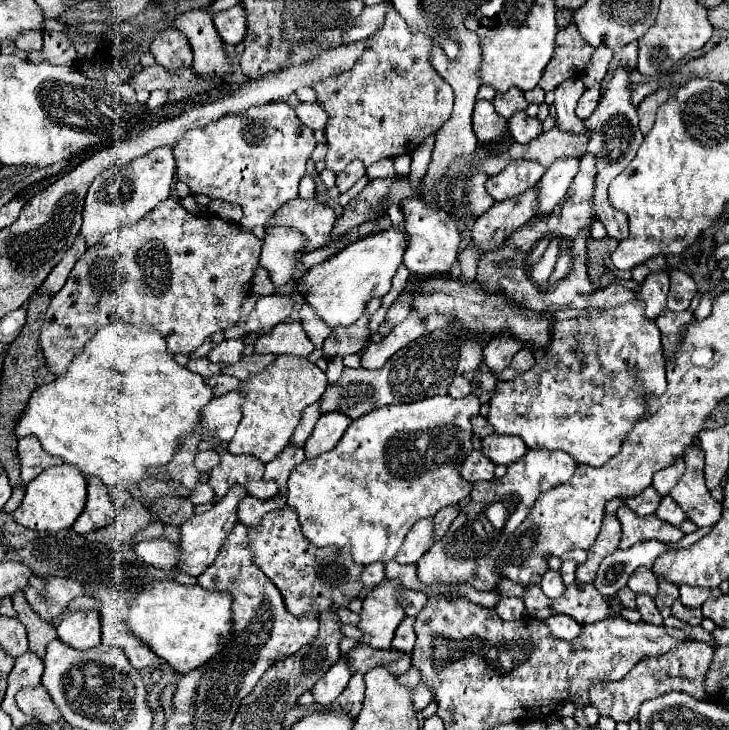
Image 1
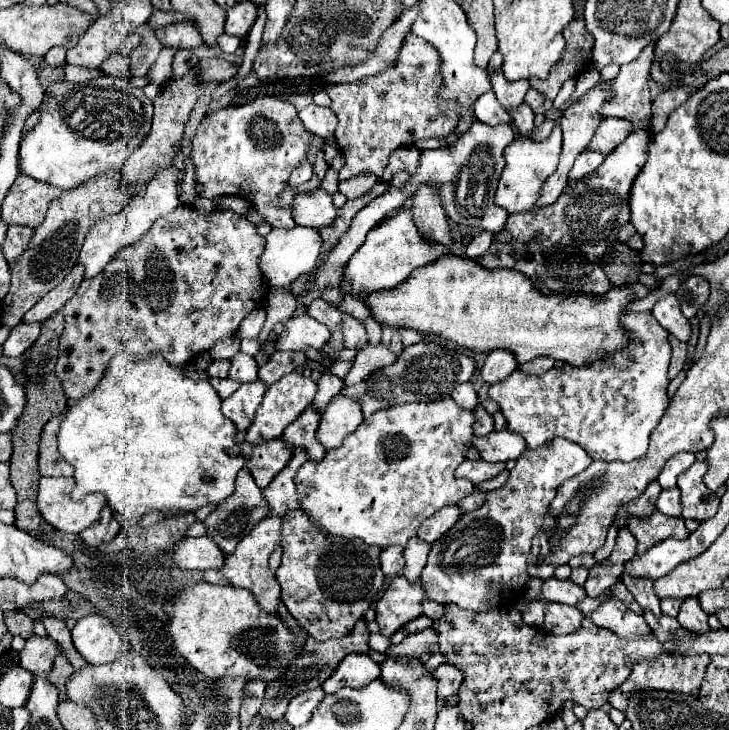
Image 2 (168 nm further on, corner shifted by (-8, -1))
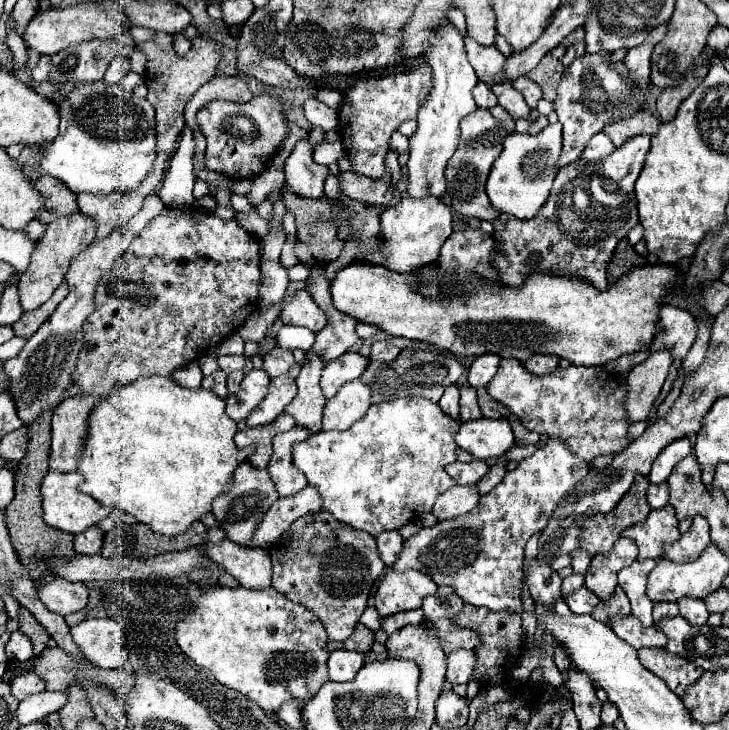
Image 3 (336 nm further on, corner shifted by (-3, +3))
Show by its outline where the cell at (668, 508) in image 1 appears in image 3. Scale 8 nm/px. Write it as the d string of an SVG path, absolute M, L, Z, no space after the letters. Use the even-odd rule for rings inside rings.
M650 484L646 500L650 508L664 508L668 504L668 484Z

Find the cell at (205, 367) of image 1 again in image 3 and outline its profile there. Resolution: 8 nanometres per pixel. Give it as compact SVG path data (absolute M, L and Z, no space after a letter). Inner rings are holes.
M220 356L218 358L218 366L220 370L224 370L226 374L234 372L234 370L242 370L246 364L246 358L244 356Z

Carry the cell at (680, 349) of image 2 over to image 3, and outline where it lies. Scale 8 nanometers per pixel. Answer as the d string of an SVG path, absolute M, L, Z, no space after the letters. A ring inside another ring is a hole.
M660 350L656 354L650 354L644 362L632 368L632 372L626 378L628 424L636 424L640 420L650 418L654 402L662 392L664 380L668 376L670 364L672 364L672 356L668 354L668 350Z

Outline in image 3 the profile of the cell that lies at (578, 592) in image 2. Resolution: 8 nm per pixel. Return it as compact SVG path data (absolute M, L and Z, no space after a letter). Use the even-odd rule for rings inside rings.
M582 586L566 598L566 604L574 614L592 614L592 610L600 604L600 598Z

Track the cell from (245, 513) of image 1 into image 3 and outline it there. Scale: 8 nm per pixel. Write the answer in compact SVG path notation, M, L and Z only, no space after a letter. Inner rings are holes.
M296 426L288 432L274 436L274 454L268 464L268 472L280 496L290 496L294 492L300 492L308 484L306 476L300 474L300 470L292 464L292 444L298 440L306 440L310 436L312 432Z

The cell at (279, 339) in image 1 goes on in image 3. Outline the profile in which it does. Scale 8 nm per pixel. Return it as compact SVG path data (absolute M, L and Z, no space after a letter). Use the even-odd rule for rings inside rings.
M298 290L288 302L282 304L280 320L284 324L304 326L312 332L320 332L326 326L326 314L316 306L306 290Z

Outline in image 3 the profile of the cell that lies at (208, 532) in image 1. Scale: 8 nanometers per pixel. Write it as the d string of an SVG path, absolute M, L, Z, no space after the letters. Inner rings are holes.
M242 462L234 474L234 486L228 494L222 494L216 502L214 502L214 516L220 522L220 528L228 534L228 538L236 544L248 546L256 526L260 524L260 520L264 518L264 514L268 512L268 508L272 506L272 502L278 498L278 492L272 484L272 478L268 478L266 468L254 468L248 462Z

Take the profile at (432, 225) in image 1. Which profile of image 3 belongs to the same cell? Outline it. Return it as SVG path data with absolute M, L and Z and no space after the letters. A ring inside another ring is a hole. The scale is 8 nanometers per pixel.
M452 22L440 26L434 36L434 46L426 52L426 60L434 70L434 86L428 100L418 112L418 130L410 138L410 160L408 160L408 194L412 198L436 196L440 198L446 190L444 168L454 154L460 140L460 120L476 110L472 88L476 86L476 72L468 62L464 50L464 36L452 26Z

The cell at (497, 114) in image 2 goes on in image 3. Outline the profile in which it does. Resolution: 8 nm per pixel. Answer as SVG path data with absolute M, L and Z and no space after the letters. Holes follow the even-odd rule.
M478 82L476 88L474 88L474 100L476 100L476 104L480 108L492 108L492 106L498 104L494 92L486 84L482 84L482 82Z

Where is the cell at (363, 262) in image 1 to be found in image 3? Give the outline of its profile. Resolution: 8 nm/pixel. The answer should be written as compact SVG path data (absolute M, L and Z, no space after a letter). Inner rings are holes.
M404 198L400 204L390 206L382 212L382 238L384 244L376 252L368 252L366 262L380 264L394 272L414 272L438 258L440 246L452 234L452 212L442 198Z

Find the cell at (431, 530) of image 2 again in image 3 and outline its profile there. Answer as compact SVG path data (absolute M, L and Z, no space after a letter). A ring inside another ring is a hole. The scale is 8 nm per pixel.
M452 486L436 500L432 512L438 520L456 518L460 514L472 512L478 506L478 500L480 494L476 492L476 486Z

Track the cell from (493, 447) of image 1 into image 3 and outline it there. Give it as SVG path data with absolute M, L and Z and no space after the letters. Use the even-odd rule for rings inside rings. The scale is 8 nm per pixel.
M480 418L462 422L456 432L456 444L480 460L506 454L514 444L514 434L506 418Z

